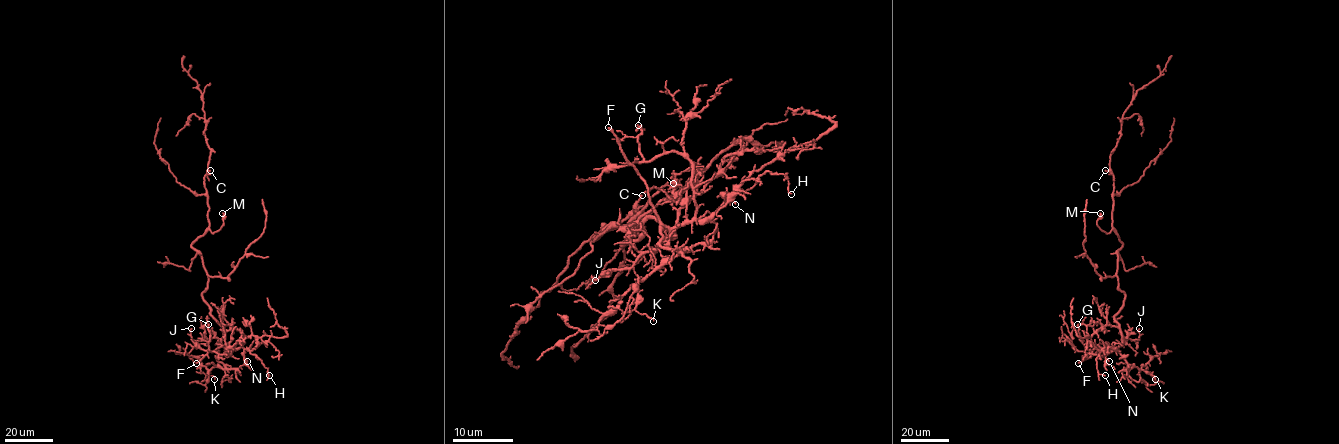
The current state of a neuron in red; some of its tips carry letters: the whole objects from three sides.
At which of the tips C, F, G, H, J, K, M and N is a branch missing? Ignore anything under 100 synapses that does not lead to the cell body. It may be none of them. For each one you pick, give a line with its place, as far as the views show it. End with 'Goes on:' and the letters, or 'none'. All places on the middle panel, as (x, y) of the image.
F: place (608, 127)
Goes on: F

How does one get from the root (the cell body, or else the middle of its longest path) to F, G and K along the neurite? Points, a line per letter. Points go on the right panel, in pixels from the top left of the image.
F: (1121, 247), (1116, 274), (1125, 299), (1114, 316), (1121, 343), (1078, 363)
G: (1121, 247), (1116, 274), (1125, 299), (1114, 316), (1121, 343), (1106, 354), (1088, 354), (1077, 324)
K: (1121, 247), (1116, 274), (1125, 299), (1114, 316), (1121, 335), (1118, 352), (1129, 369), (1143, 369), (1155, 379)

